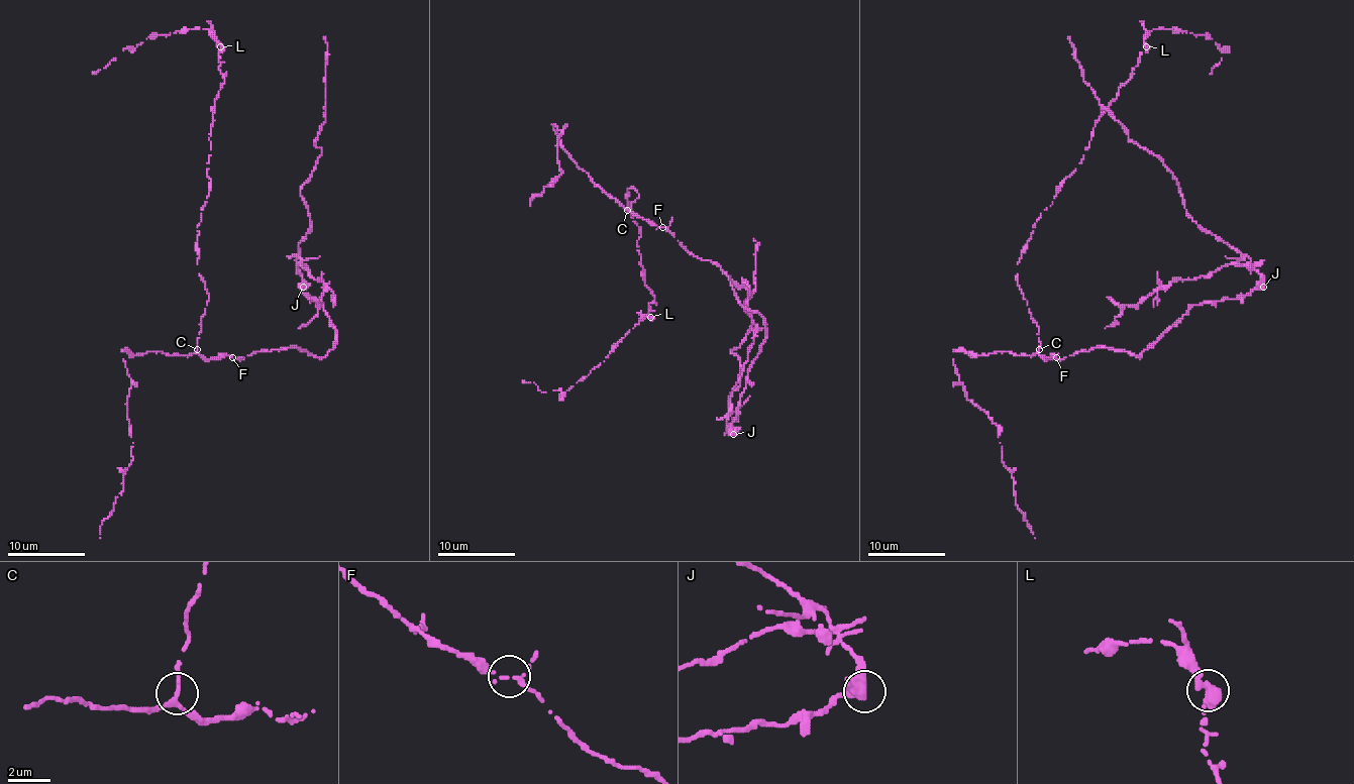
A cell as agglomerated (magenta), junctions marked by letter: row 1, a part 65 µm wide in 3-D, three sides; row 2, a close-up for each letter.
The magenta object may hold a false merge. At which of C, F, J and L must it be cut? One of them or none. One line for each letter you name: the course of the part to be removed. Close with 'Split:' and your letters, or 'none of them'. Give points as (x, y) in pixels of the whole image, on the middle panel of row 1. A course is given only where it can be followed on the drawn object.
J: foreign part runs (732, 435), (728, 398), (740, 363), (730, 351), (751, 326), (744, 303), (755, 288), (753, 239)
Split: J

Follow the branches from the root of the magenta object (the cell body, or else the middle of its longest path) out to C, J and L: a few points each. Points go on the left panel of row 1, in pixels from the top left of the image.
C: (232, 357), (218, 355), (205, 359), (197, 349)
J: (232, 357), (289, 347), (318, 357), (327, 353), (335, 328), (302, 288)
L: (232, 357), (197, 351), (209, 299), (197, 225), (224, 82), (220, 46)

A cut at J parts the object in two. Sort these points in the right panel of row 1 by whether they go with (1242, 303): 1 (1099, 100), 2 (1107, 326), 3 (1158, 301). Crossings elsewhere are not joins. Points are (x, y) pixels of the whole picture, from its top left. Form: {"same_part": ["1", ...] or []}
{"same_part": []}

